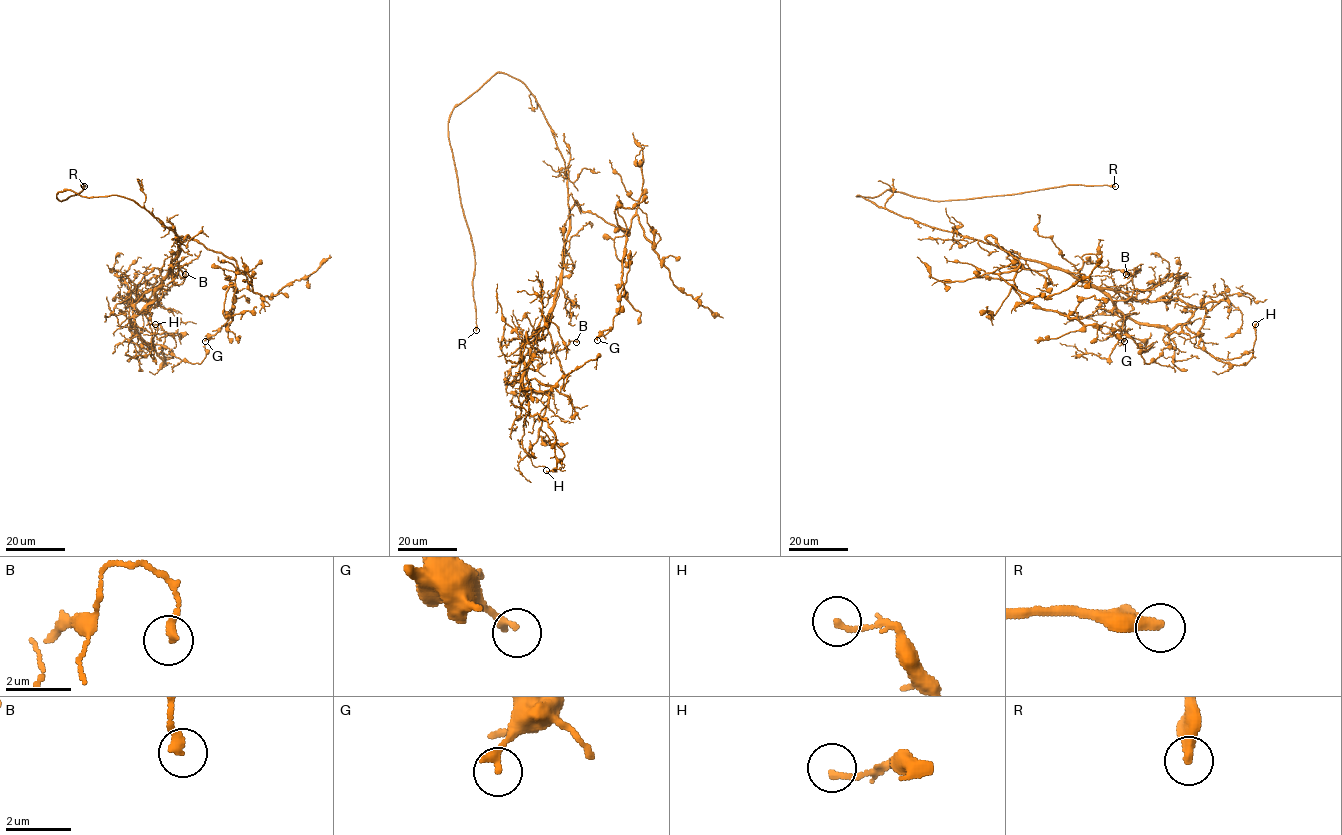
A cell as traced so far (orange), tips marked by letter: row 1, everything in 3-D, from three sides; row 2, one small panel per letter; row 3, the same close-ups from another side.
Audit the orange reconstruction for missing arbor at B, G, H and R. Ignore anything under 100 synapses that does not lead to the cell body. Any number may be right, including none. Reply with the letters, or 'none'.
R

